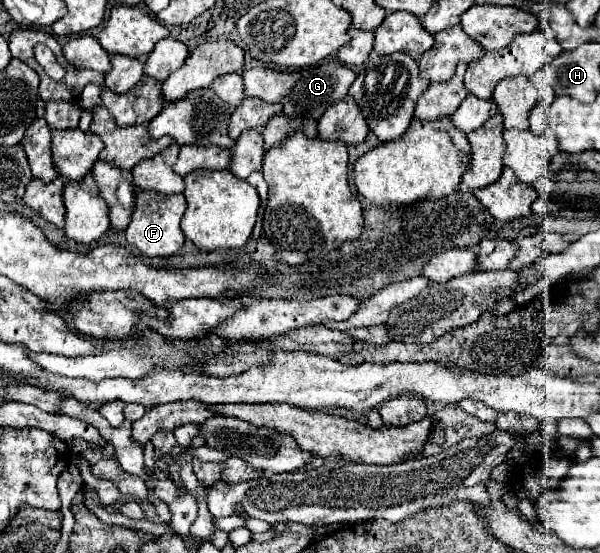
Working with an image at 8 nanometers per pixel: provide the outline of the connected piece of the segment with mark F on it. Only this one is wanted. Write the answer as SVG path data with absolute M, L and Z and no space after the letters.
M142 190L136 194L136 210L132 214L132 222L126 228L126 240L130 246L138 248L144 256L172 256L184 244L184 234L180 228L182 214L186 210L186 200L182 194L158 194L152 190Z

